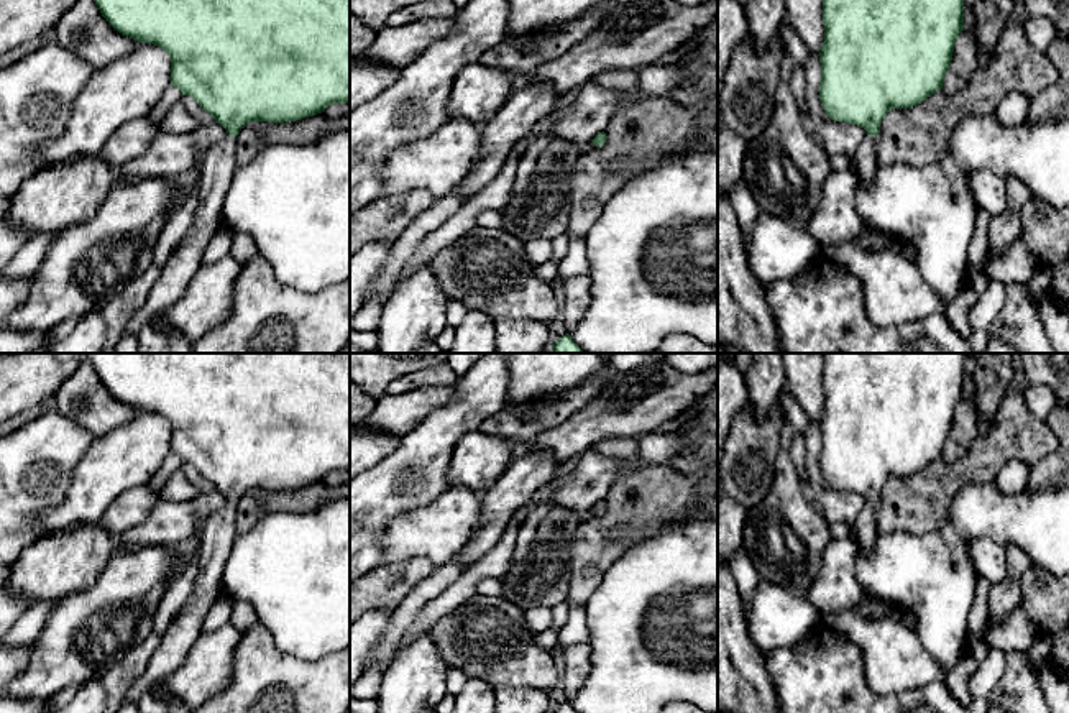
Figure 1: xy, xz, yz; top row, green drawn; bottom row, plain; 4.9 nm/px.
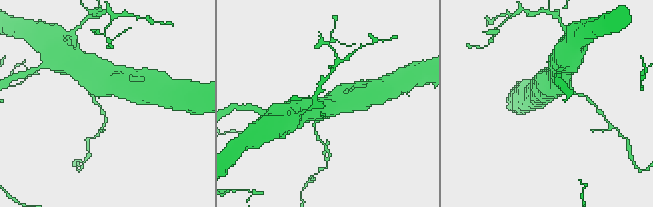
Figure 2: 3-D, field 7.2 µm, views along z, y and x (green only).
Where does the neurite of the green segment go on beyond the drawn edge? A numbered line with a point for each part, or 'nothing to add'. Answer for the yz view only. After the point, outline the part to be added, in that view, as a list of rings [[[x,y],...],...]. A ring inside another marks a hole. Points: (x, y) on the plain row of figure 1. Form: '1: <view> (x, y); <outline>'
1: yz (864, 531); [[[879,503],[865,504],[856,524],[852,526],[852,537],[862,554],[870,557],[875,550],[875,542],[879,539],[877,519],[879,519]]]

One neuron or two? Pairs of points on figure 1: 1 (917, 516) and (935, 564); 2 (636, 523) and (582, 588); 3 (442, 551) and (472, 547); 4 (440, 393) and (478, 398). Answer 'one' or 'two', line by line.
1: two
2: one
3: two
4: two

